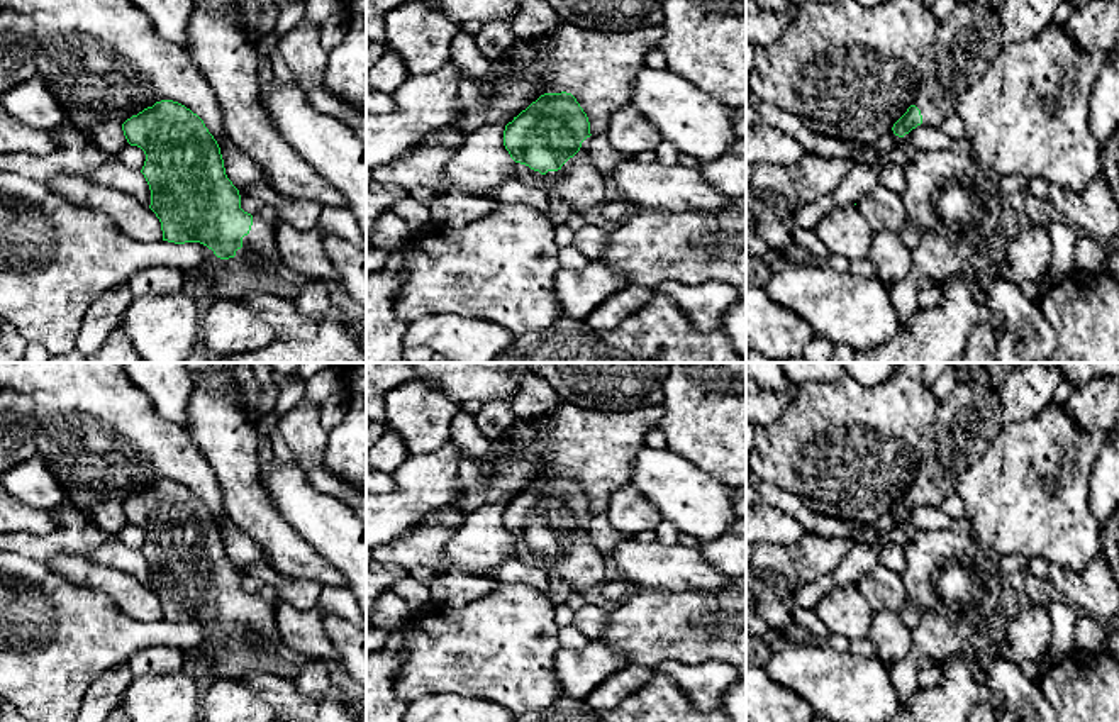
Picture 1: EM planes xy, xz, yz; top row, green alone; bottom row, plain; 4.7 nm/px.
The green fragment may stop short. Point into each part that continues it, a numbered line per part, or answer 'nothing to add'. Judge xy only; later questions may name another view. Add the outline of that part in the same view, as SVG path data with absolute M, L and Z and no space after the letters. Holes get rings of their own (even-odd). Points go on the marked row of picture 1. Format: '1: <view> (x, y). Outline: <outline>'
1: xy (258, 251). Outline: M253 215L253 225L242 237L242 247L236 251L237 259L254 273L285 271L278 256L273 225Z

